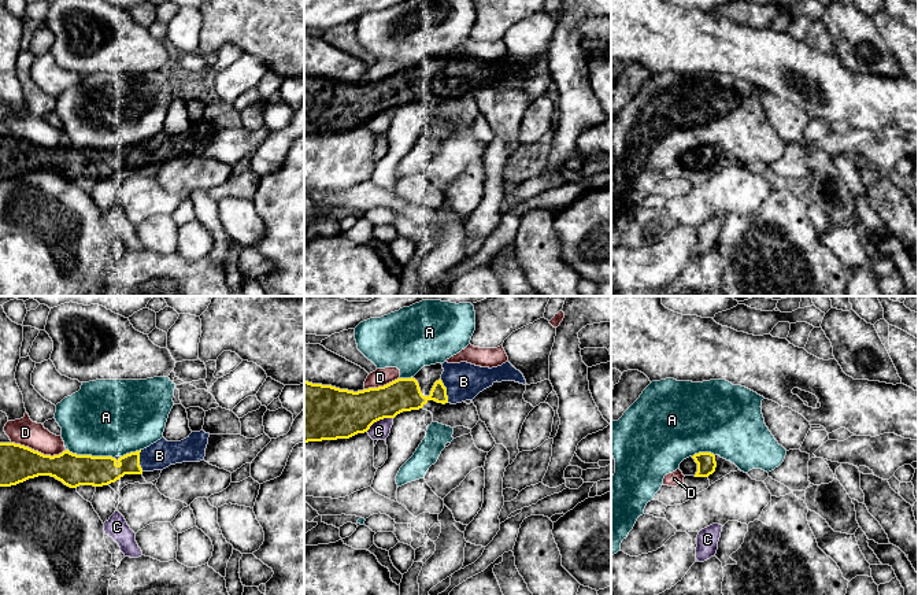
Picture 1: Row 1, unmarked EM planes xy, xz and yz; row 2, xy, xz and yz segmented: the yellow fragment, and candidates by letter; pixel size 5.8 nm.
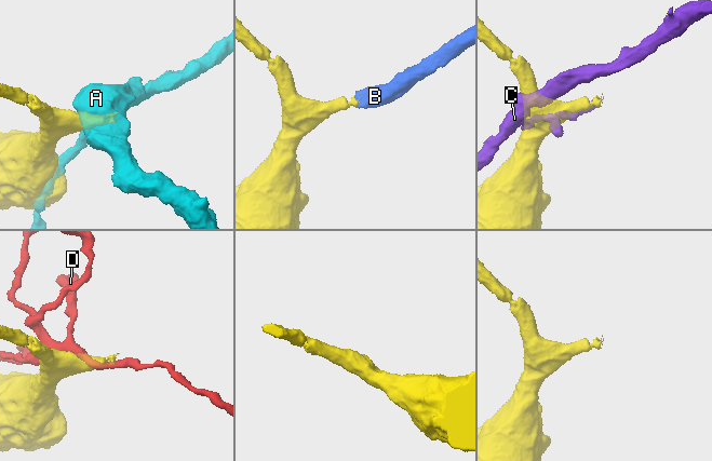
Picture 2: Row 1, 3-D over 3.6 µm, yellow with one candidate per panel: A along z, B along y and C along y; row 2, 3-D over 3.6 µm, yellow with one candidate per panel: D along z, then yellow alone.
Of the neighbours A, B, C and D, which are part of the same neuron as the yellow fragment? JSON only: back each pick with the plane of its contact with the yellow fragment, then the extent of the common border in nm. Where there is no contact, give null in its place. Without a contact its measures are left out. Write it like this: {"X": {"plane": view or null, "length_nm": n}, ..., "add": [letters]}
{"B": {"plane": "xz", "length_nm": 150}, "add": ["B"]}

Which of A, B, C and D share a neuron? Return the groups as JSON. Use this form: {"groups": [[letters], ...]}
{"groups": [["A"], ["B"], ["C"], ["D"]]}

